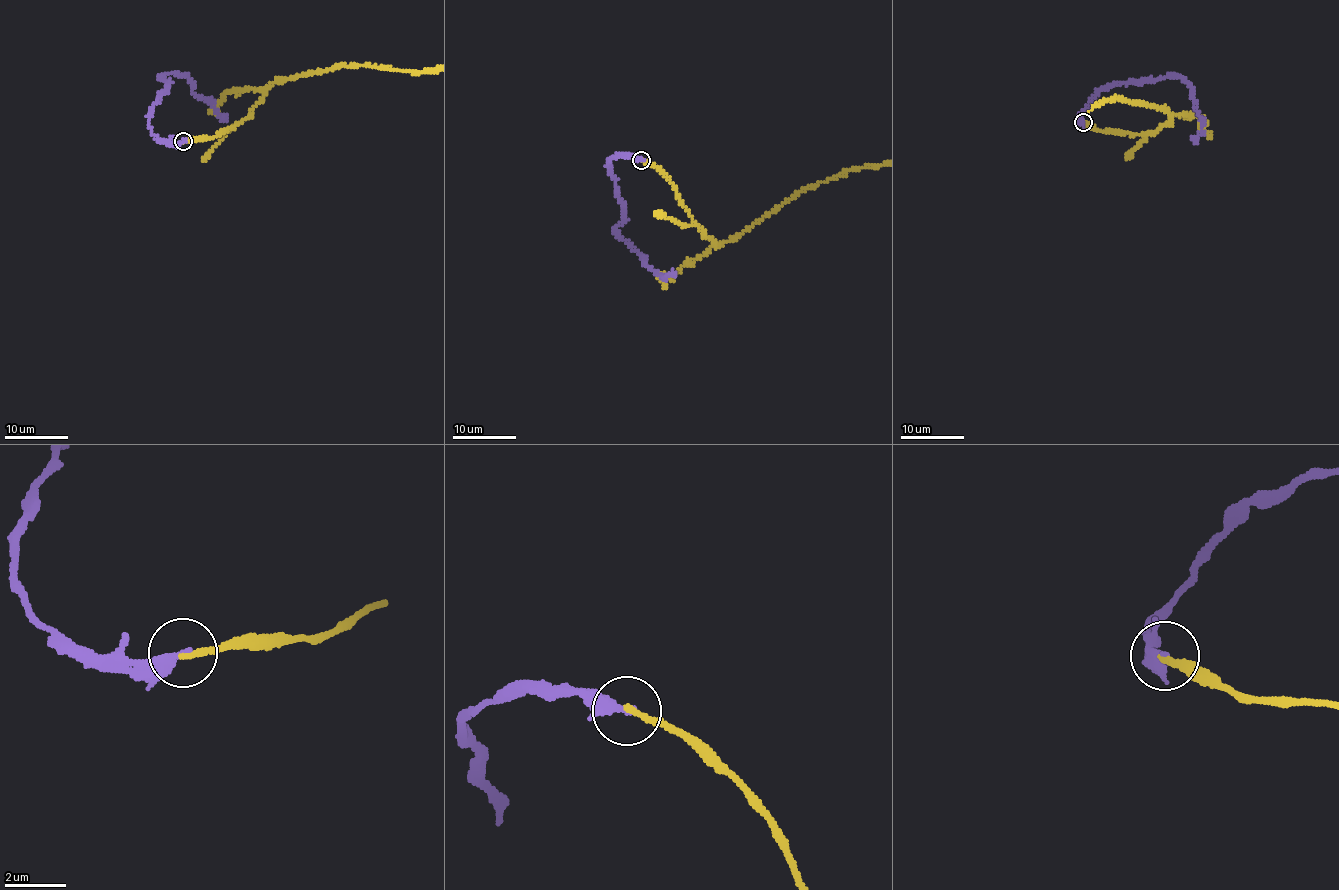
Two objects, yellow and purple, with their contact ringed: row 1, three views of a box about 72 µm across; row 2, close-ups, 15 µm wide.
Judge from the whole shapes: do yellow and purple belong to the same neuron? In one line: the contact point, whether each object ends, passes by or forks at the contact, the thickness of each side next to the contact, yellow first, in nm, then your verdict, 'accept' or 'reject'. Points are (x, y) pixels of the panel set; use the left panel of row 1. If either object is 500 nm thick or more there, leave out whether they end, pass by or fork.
at (183, 141); yellow ends there; purple ends there; 200 nm thick on the yellow side, 360 nm on the other; reject

